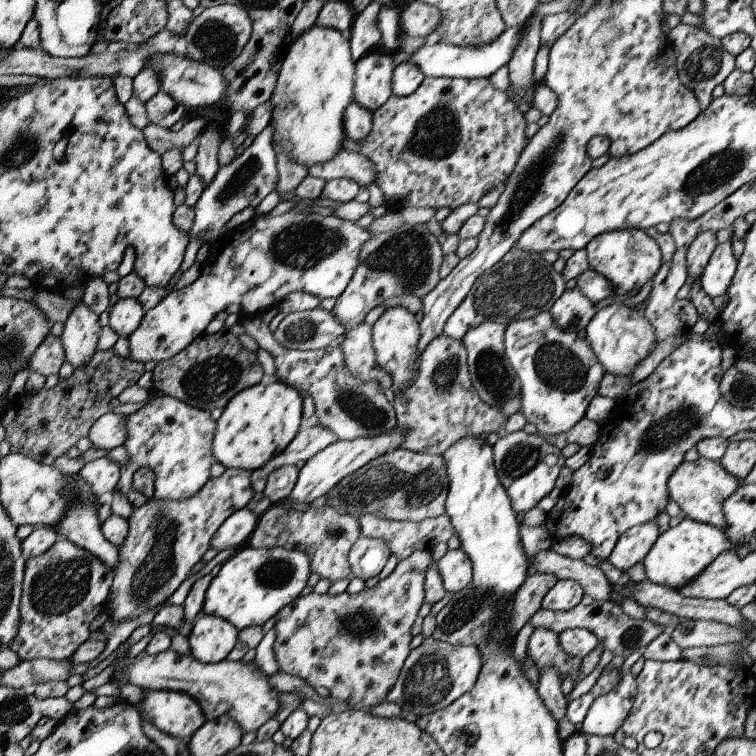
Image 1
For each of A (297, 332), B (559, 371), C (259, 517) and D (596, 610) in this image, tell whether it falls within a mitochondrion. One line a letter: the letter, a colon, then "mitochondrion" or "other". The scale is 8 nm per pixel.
A: mitochondrion
B: mitochondrion
C: other
D: other

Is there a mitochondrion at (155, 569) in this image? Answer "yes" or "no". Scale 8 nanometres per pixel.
yes

